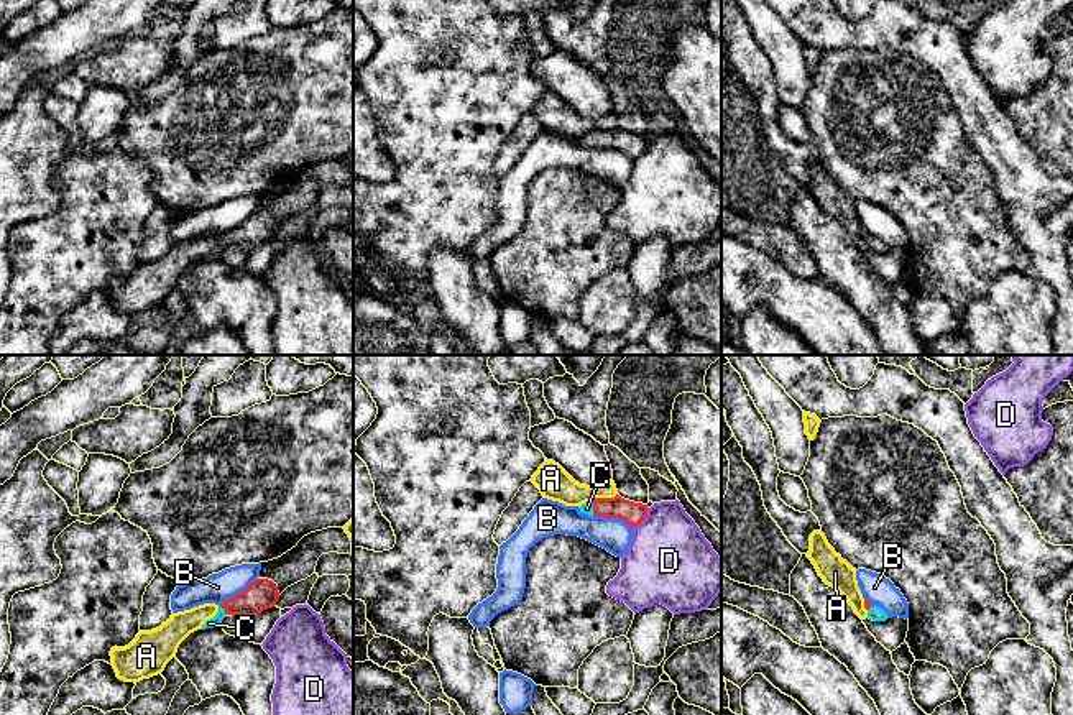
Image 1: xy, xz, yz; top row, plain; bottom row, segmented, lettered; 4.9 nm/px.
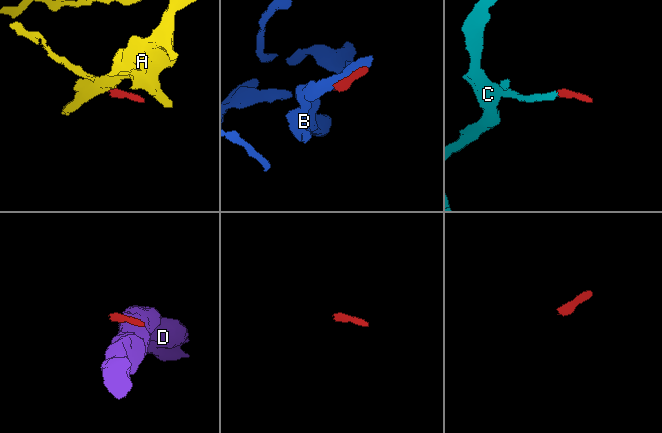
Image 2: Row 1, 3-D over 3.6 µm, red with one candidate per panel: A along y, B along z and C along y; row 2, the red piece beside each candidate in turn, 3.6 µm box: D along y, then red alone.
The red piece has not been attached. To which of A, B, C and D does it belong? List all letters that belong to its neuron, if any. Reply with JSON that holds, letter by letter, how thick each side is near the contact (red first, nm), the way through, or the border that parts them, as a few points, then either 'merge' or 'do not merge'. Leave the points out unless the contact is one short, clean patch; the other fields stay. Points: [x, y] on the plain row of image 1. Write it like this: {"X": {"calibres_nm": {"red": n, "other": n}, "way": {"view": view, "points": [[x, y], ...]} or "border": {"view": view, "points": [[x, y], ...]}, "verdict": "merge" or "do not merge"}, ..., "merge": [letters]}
{"A": {"calibres_nm": {"red": 110, "other": 160}, "border": {"view": "xz", "points": [[617, 125], [590, 132]]}, "verdict": "do not merge"}, "B": {"calibres_nm": {"red": 150, "other": 140}, "verdict": "do not merge"}, "C": {"calibres_nm": {"red": 150, "other": 50}, "way": {"view": "xy", "points": [[262, 226], [248, 235], [224, 240], [214, 253]]}, "verdict": "merge"}, "D": {"calibres_nm": {"red": 110, "other": 420}, "border": {"view": "xz", "points": [[648, 140], [648, 147], [633, 160]]}, "verdict": "do not merge"}, "merge": ["C"]}

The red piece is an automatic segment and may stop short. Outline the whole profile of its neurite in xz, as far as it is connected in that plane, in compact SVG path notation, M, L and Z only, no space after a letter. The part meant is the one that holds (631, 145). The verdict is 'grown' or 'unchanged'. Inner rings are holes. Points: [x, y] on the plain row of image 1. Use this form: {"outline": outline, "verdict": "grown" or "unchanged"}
{"outline": "M616 127L615 130L593 130L578 138L588 148L605 148L623 151L629 159L636 159L647 148L647 136L634 135Z", "verdict": "grown"}

